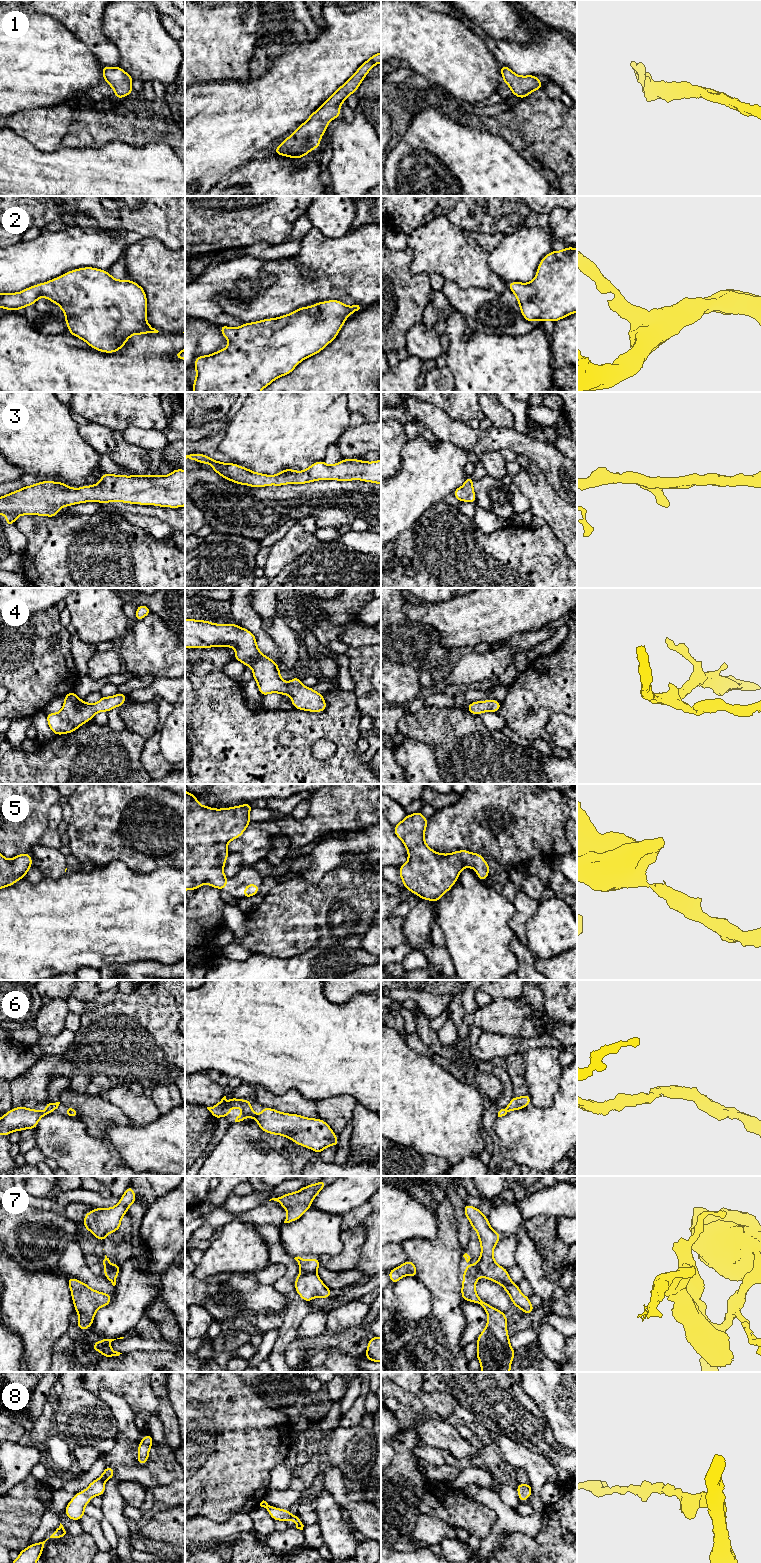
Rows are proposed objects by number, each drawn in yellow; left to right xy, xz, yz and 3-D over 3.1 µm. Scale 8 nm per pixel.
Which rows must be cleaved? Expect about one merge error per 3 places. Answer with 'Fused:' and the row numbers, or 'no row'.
Fused: 7

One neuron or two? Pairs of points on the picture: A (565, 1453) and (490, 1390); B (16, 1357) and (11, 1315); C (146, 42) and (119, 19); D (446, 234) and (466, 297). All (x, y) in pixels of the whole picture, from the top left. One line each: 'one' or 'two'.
A: one
B: two
C: one
D: two

